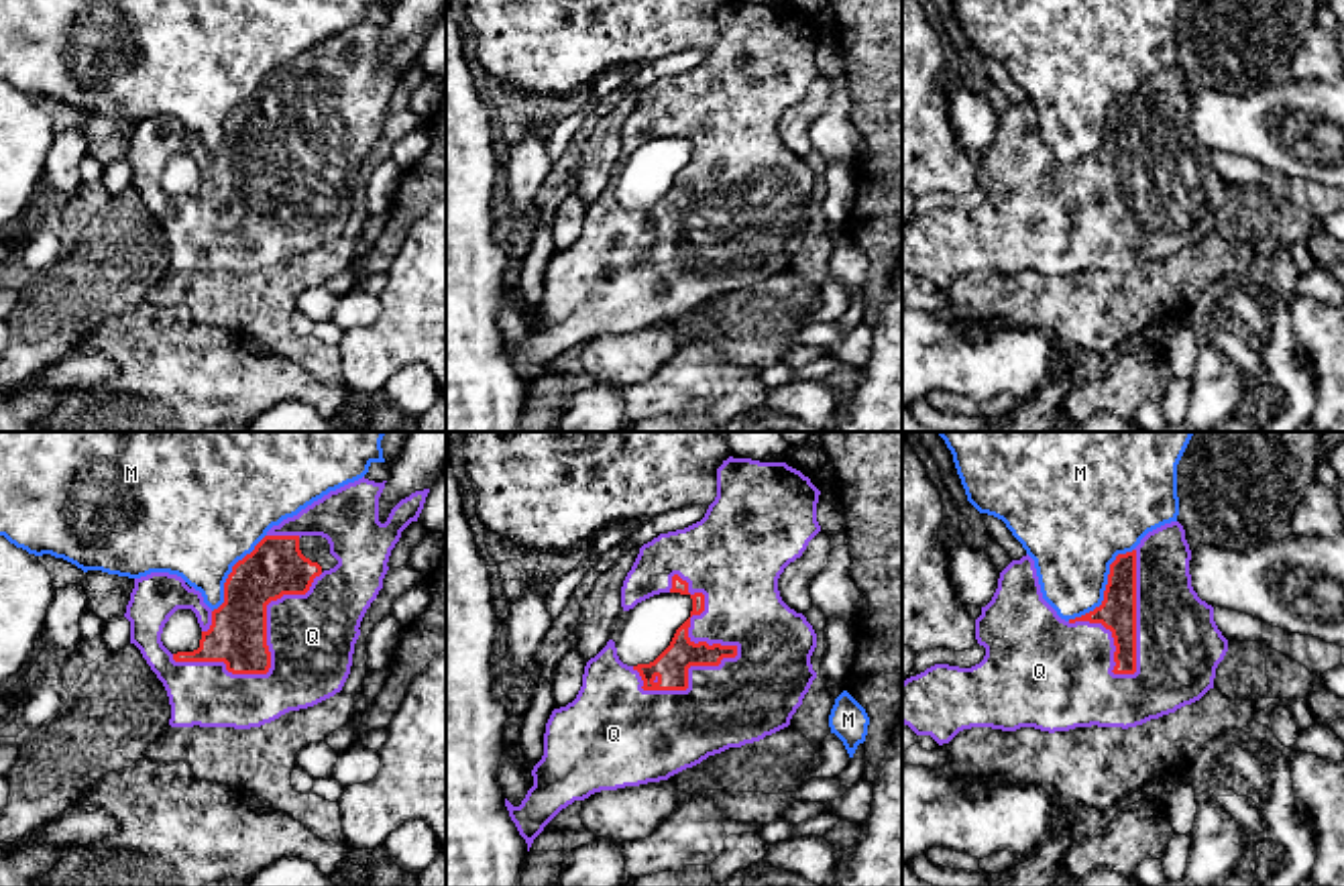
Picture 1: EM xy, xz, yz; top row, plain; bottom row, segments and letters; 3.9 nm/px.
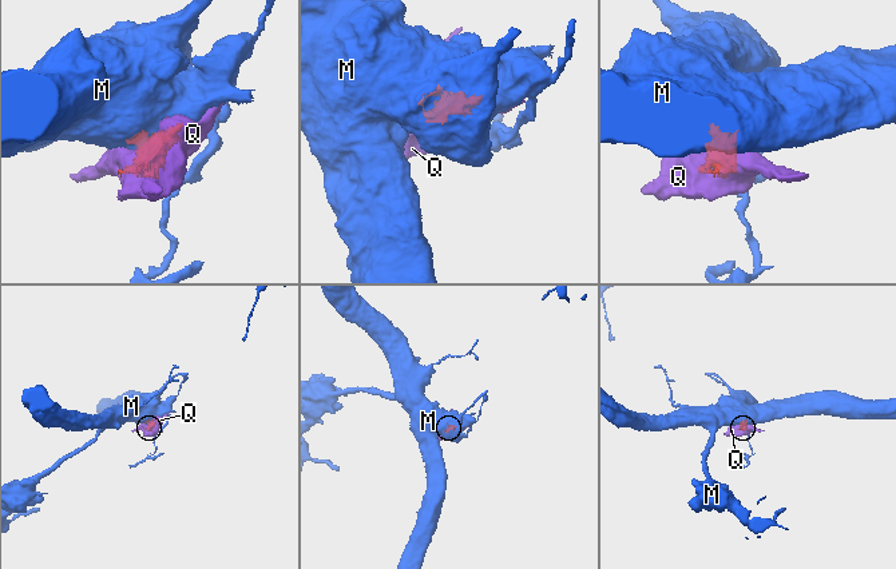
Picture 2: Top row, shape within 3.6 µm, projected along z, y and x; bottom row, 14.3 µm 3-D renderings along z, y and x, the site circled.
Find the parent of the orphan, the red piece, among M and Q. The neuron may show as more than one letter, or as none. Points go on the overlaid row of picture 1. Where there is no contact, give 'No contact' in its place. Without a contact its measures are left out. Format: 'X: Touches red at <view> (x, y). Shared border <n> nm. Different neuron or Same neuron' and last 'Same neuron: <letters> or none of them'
M: Touches red at yz (1106, 589). Shared border 380 nm. Different neuron
Q: Touches red at xz (730, 646). Shared border 480 nm. Same neuron
Same neuron: Q

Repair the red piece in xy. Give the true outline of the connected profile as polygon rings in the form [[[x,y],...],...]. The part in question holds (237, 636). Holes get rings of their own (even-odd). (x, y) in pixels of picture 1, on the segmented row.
[[[362,477],[273,525],[255,550],[232,566],[224,583],[224,603],[214,611],[204,603],[202,593],[193,587],[189,589],[177,574],[151,572],[134,578],[124,613],[130,621],[130,644],[141,650],[167,690],[171,727],[261,727],[289,711],[314,707],[342,690],[350,674],[360,621],[383,589],[391,550],[399,542],[401,532],[411,521],[417,521],[430,493],[430,489],[424,489],[401,499],[387,521],[381,523],[379,497],[385,483]],[[177,609],[191,609],[202,627],[200,648],[193,652],[171,654],[161,642],[163,627]]]

